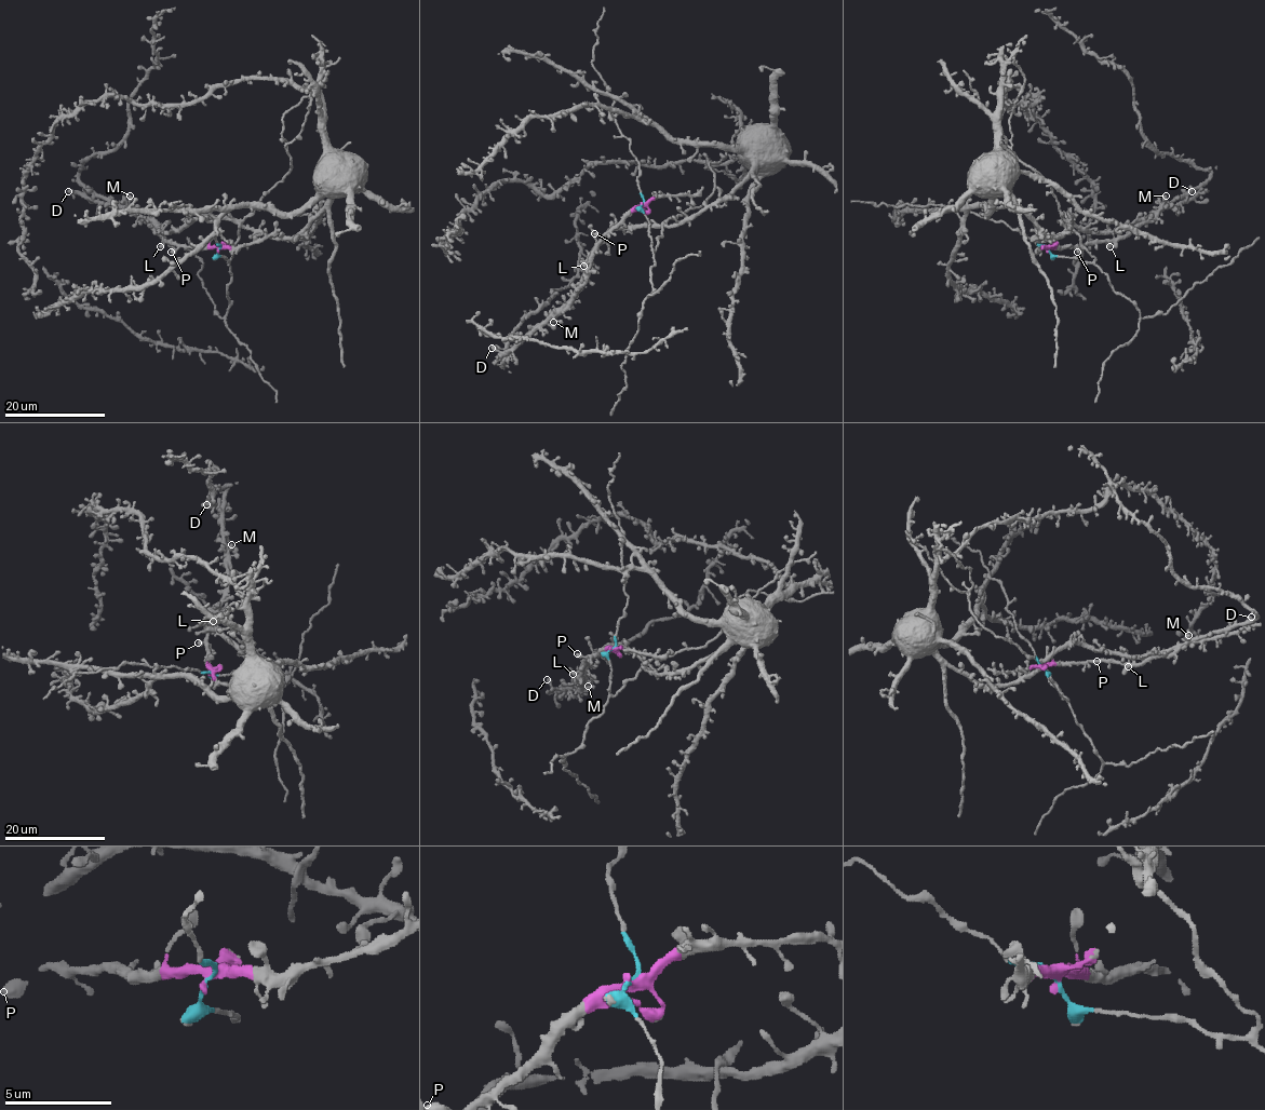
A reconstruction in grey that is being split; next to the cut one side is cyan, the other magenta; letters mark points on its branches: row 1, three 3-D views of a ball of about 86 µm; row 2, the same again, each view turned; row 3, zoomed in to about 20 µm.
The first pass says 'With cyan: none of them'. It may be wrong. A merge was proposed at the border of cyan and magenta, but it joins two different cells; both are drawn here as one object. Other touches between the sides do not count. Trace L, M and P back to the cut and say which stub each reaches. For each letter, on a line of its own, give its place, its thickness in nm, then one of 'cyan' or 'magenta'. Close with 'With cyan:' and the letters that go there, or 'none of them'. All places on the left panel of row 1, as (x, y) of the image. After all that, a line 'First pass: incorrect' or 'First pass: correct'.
L: place (160, 246); calibre 440 nm; magenta
M: place (130, 195); calibre 500 nm; magenta
P: place (171, 252); calibre 500 nm; magenta
With cyan: none of them
First pass: correct

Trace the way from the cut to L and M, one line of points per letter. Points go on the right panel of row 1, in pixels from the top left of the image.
L: (1047, 248), (1101, 242), (1111, 247)
M: (1047, 248), (1119, 240), (1148, 222), (1166, 195)

